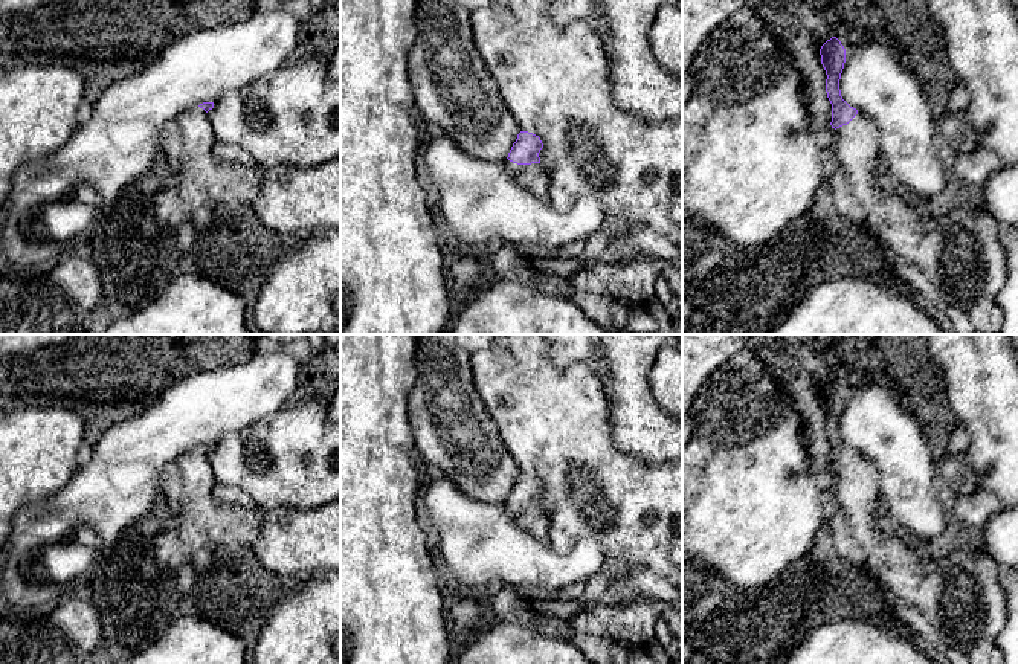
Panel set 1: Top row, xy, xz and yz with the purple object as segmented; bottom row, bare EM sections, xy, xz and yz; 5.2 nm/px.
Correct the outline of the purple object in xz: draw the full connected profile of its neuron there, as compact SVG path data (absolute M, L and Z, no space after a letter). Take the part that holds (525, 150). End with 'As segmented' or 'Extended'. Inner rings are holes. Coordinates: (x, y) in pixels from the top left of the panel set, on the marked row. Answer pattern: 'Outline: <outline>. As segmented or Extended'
Outline: M520 131L508 157L502 162L507 172L534 197L548 200L551 172L540 163L543 143L539 136Z. Extended

